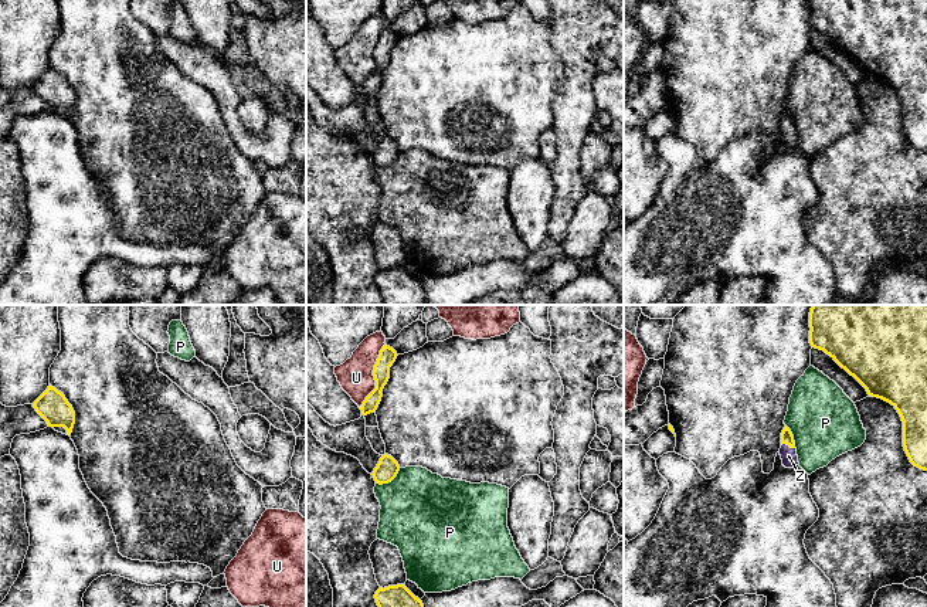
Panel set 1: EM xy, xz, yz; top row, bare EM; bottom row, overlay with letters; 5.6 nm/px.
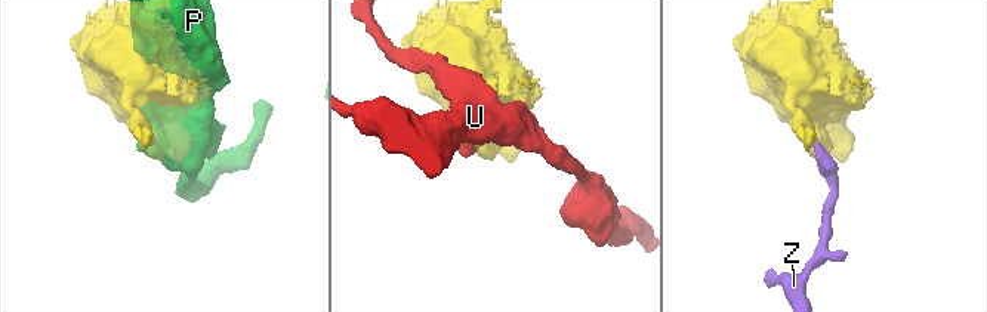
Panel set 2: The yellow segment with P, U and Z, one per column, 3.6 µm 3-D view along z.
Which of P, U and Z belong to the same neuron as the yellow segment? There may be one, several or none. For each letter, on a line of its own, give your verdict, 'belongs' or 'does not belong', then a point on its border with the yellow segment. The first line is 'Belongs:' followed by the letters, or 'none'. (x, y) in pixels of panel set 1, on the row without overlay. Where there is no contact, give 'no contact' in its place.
Belongs: Z
P: does not belong; meets yellow in xz at (389, 163)
U: does not belong; meets yellow in xz at (373, 57)
Z: belongs; meets yellow in yz at (788, 126)

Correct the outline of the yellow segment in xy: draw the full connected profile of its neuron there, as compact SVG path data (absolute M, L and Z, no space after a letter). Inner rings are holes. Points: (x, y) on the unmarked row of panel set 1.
M51 67L34 84L33 89L47 104L48 109L64 109L71 118L75 106L75 94L65 78Z

